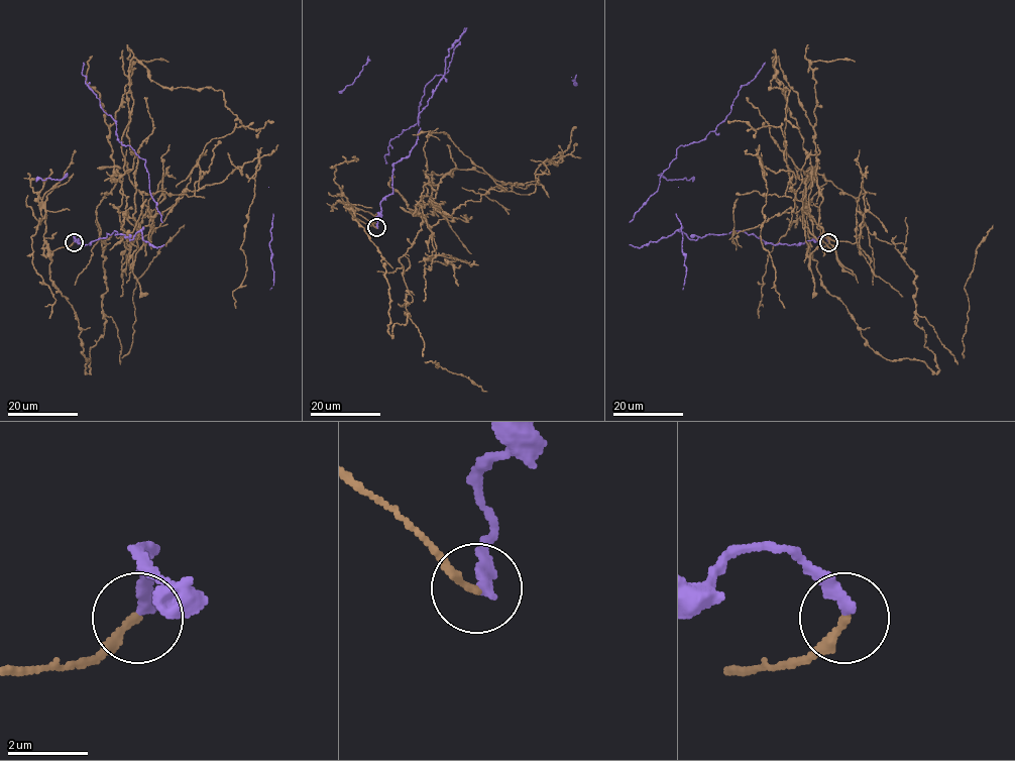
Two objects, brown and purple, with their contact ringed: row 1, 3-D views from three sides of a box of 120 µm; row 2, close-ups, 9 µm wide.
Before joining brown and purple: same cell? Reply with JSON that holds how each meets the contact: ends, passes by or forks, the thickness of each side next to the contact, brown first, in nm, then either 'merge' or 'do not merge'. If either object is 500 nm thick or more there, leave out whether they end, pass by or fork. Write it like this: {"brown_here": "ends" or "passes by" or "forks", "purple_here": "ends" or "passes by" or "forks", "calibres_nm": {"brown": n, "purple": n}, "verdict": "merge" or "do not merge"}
{"brown_here": "ends", "purple_here": "ends", "calibres_nm": {"brown": 190, "purple": 320}, "verdict": "do not merge"}

